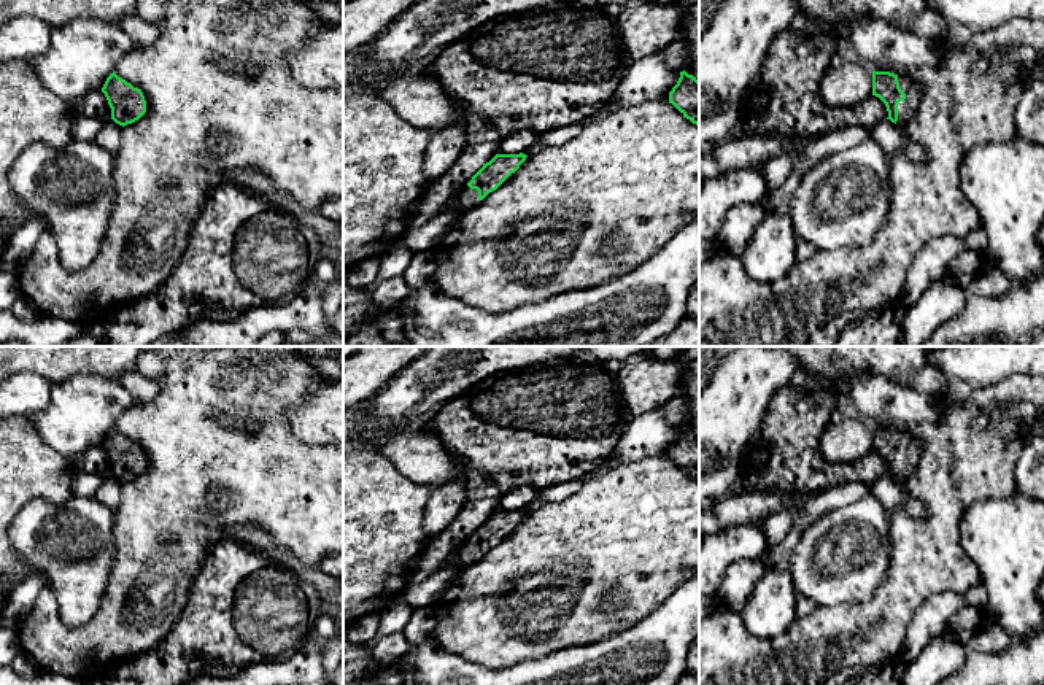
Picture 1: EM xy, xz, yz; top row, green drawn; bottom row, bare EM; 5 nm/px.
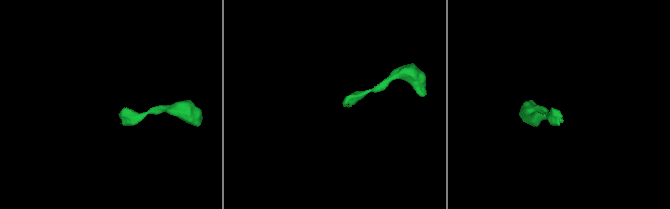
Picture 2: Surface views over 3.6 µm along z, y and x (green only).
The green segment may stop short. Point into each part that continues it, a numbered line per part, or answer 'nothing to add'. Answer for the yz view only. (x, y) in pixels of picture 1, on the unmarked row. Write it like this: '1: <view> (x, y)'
1: yz (906, 466)

